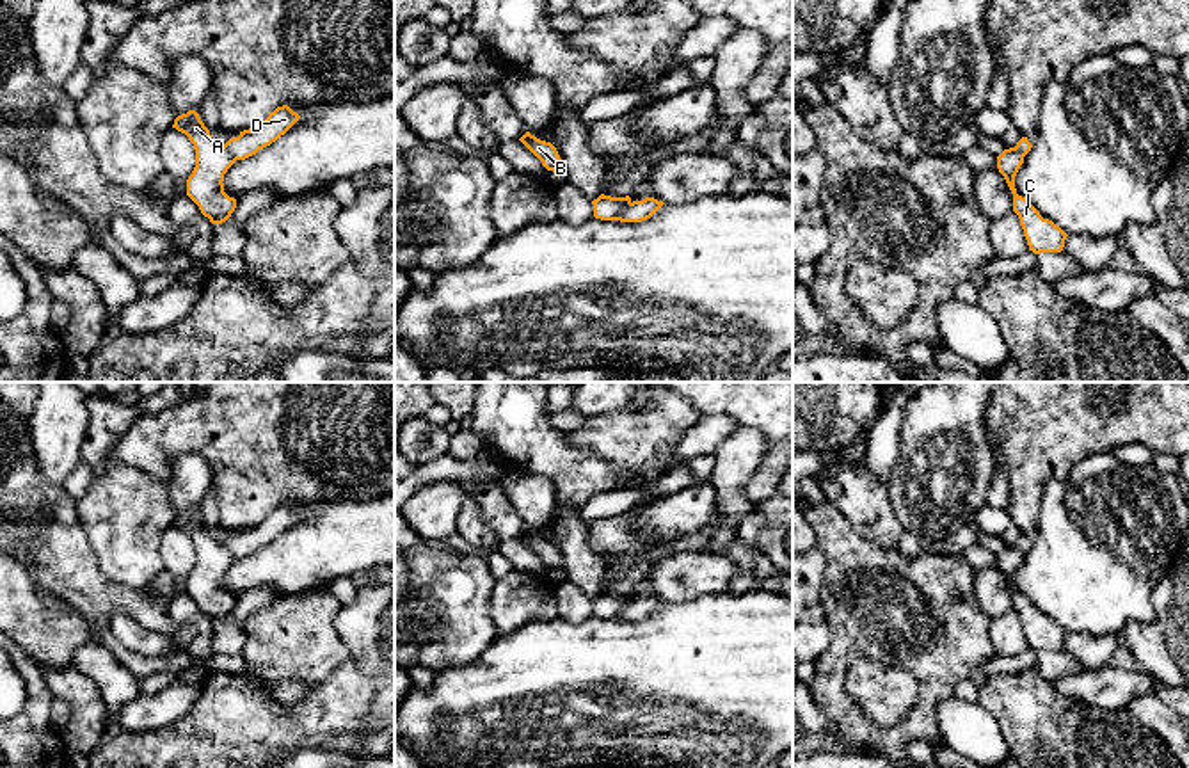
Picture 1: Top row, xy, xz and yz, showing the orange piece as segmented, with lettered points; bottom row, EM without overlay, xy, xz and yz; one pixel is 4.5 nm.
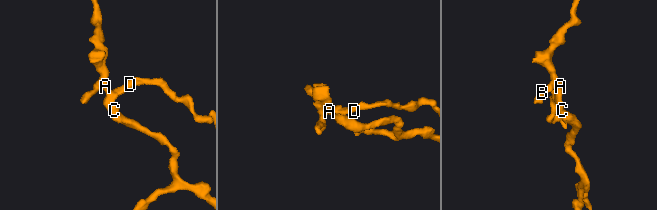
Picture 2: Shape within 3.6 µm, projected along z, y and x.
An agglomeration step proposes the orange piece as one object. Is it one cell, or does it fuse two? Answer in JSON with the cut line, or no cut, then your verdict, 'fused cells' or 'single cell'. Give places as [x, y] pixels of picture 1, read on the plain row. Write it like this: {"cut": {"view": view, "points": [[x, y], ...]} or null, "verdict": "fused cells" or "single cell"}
{"cut": {"view": "xz", "points": [[631, 601], [615, 617]]}, "verdict": "fused cells"}

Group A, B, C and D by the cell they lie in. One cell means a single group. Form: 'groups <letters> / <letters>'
groups A B C / D

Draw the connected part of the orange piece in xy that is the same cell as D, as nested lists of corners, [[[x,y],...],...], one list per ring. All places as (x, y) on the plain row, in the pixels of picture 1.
[[[288,503],[277,505],[259,523],[240,530],[238,535],[229,537],[222,546],[227,548],[236,558],[245,558],[256,553],[259,548],[275,540],[284,533],[300,514]]]

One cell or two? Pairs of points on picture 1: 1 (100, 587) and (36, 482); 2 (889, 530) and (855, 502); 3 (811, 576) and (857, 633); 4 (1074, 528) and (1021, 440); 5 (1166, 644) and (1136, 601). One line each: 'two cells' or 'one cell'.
1: one cell
2: one cell
3: two cells
4: two cells
5: two cells

